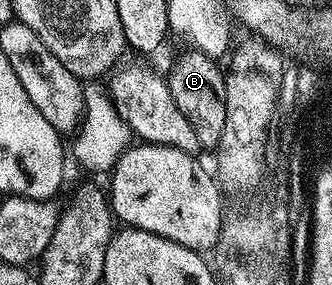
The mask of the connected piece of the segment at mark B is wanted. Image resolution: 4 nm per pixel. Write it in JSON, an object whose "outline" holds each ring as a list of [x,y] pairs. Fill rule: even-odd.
{"outline":[[[186,49],[182,56],[170,67],[170,75],[165,76],[168,89],[176,101],[177,108],[184,113],[196,133],[202,149],[217,148],[220,133],[224,133],[226,116],[226,76],[223,68],[218,68],[213,58],[197,49]]]}

